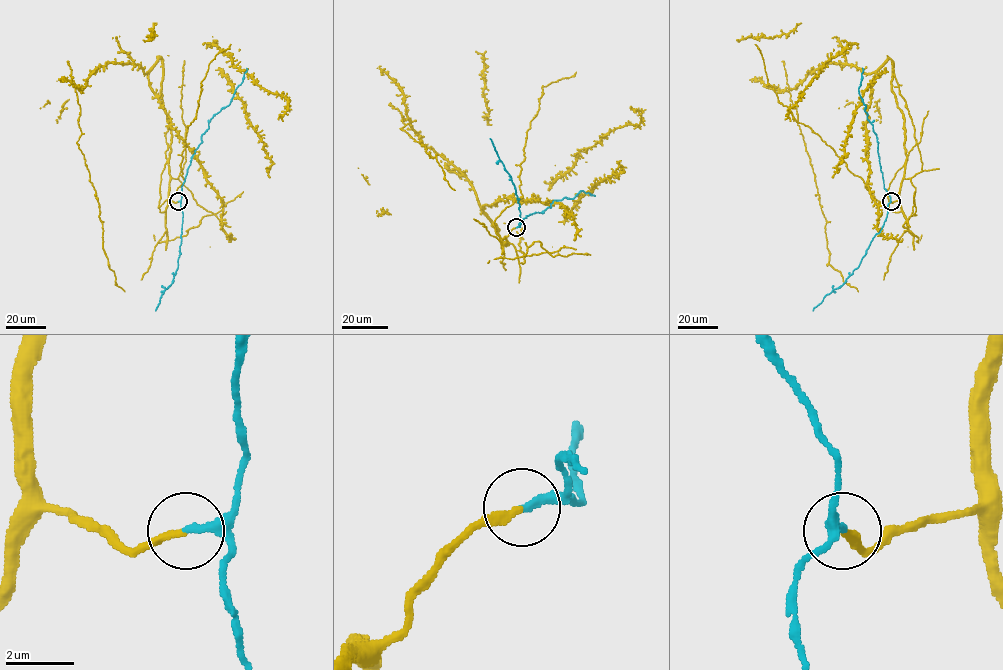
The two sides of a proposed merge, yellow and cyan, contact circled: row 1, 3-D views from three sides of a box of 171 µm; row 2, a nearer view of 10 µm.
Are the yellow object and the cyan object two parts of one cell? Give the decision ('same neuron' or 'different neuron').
same neuron

